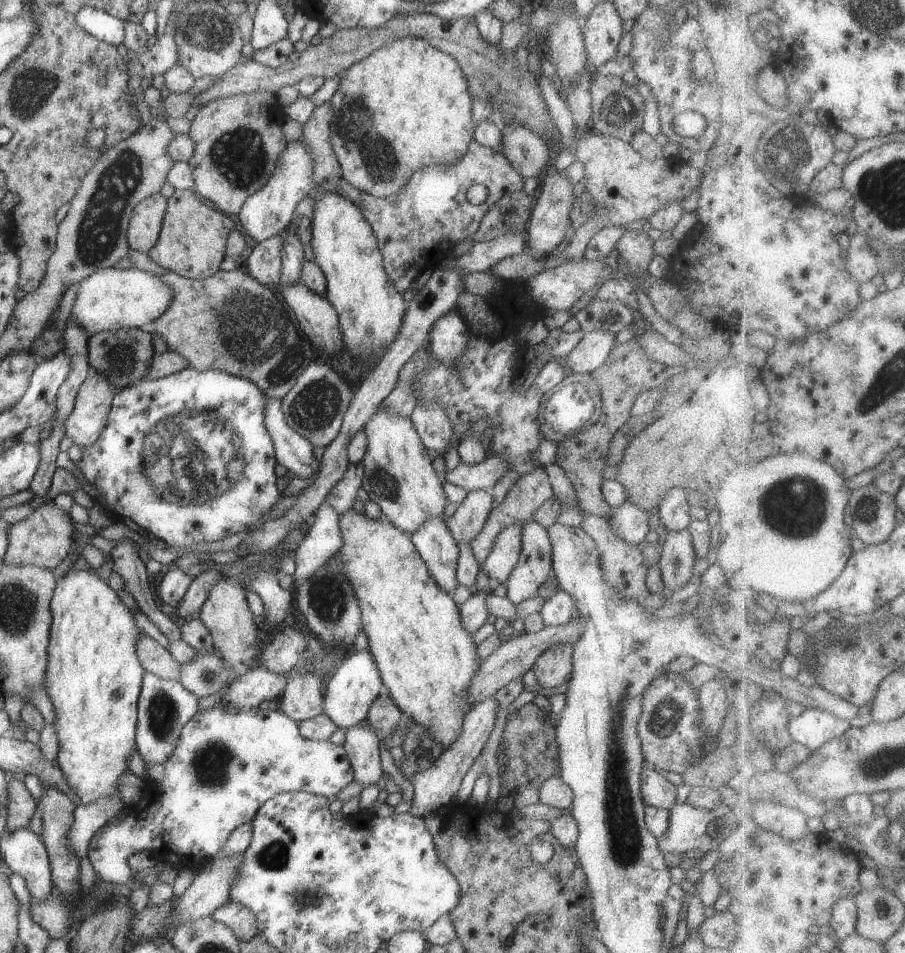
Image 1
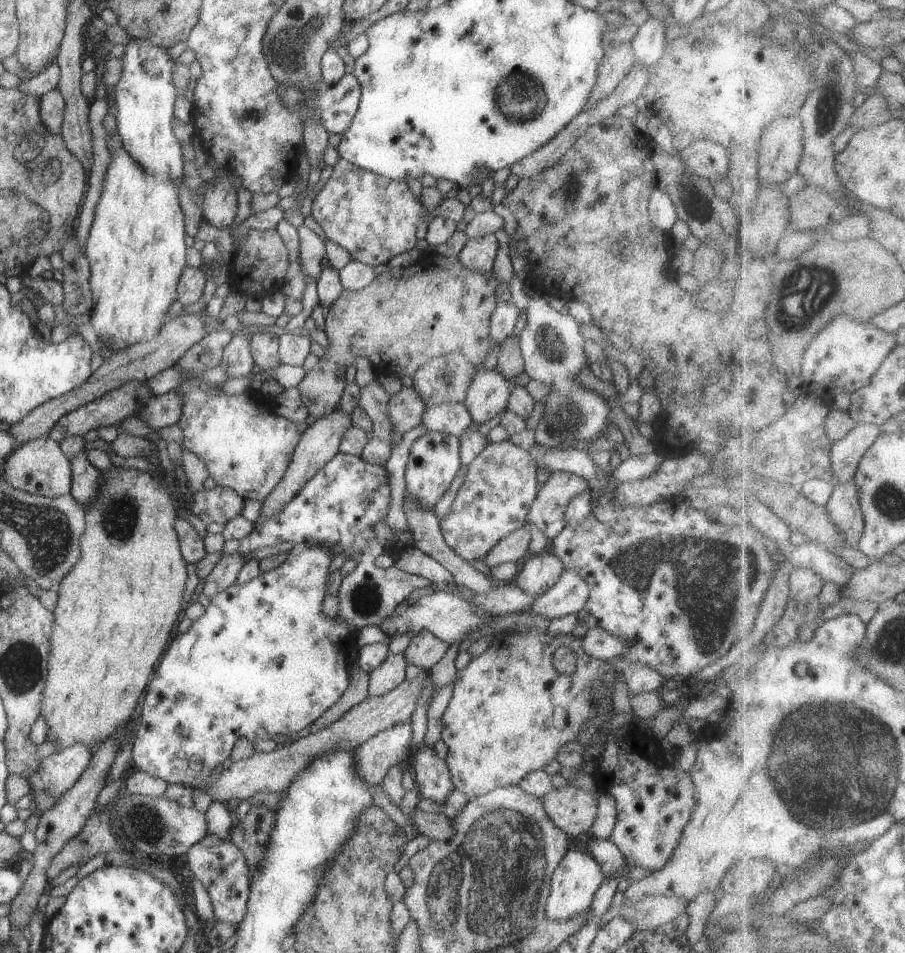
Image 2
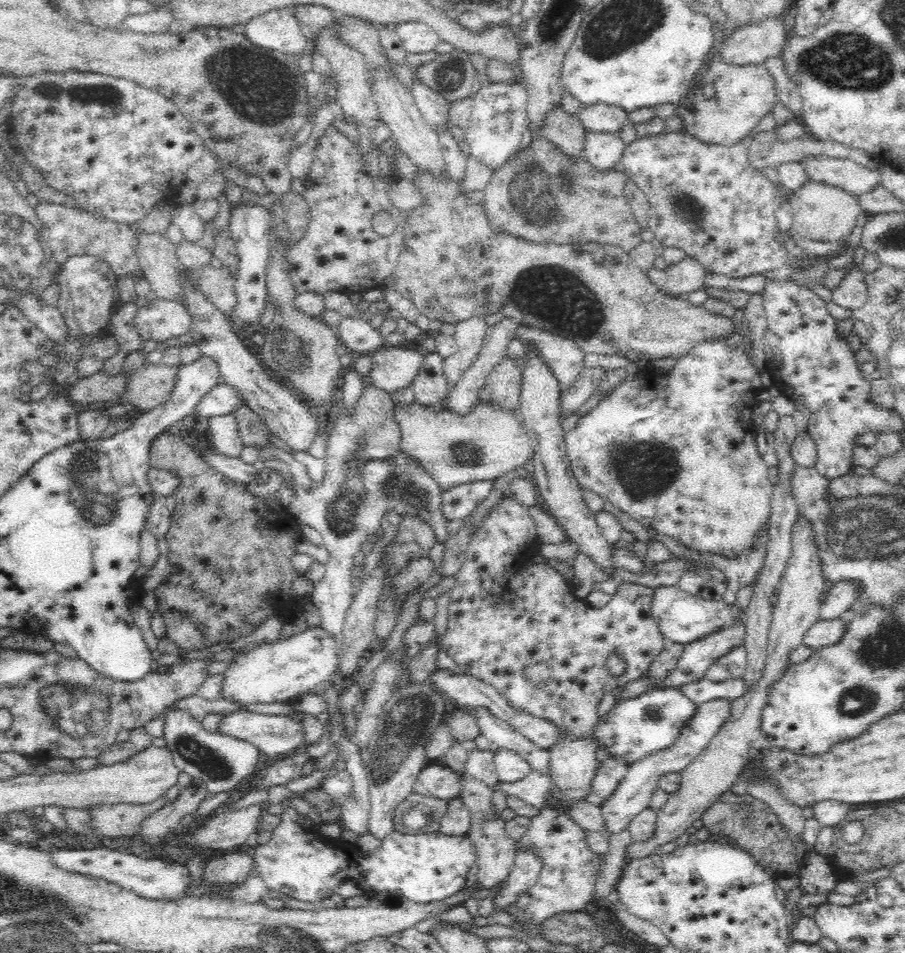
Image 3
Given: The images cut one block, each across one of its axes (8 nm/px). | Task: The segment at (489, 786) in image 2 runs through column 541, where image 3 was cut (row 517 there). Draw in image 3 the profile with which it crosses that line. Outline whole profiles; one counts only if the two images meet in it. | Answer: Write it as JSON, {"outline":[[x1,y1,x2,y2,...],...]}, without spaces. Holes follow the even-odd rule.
{"outline":[[732,332,728,338,713,342,700,342,694,346,682,358,676,359,674,367,663,376,655,374,654,383,650,388,638,384,635,379,628,375,616,388,612,390,610,396,606,396,598,403,598,406,592,408,586,415,579,417,576,426,565,434,566,456,570,461,570,470,579,482,581,487,586,487,594,491,606,501,612,502,616,508,622,512,630,514,640,524,660,534,666,534,680,544,684,544,693,553,716,553,728,558,738,557,746,548,752,548,758,538,758,532,764,528,771,515,771,498,774,484,768,479,768,469,762,455,756,451,756,441,742,442,750,430,752,406,757,406,757,395,765,386,761,382,762,372,755,368,754,363,745,351,745,340,737,332]]}

